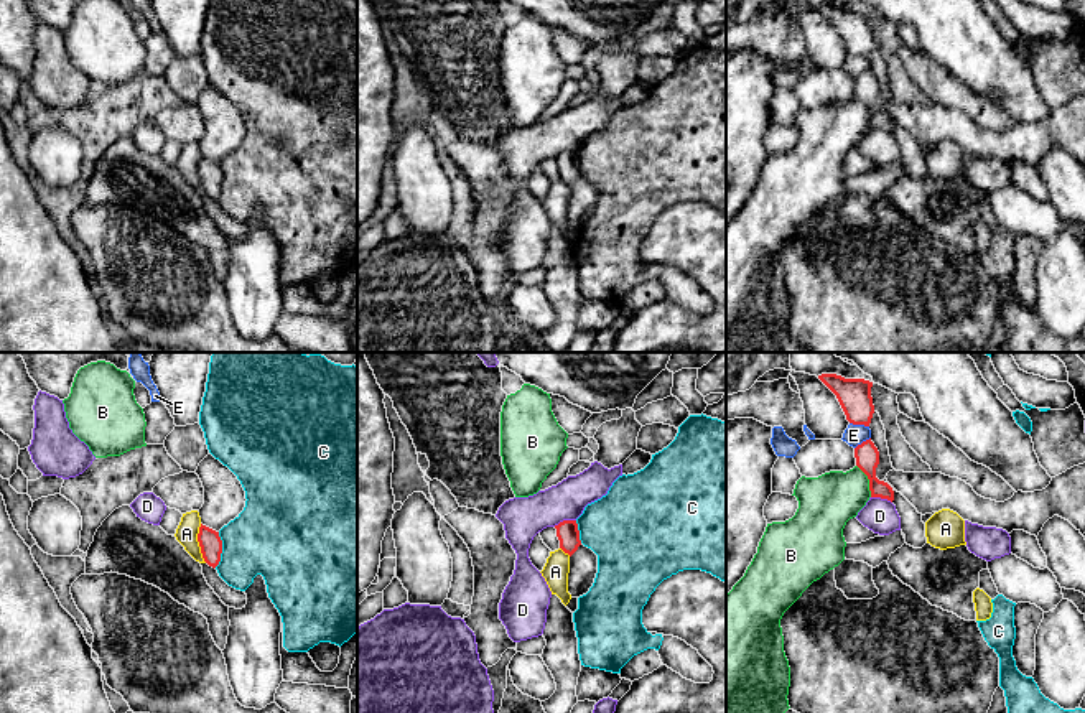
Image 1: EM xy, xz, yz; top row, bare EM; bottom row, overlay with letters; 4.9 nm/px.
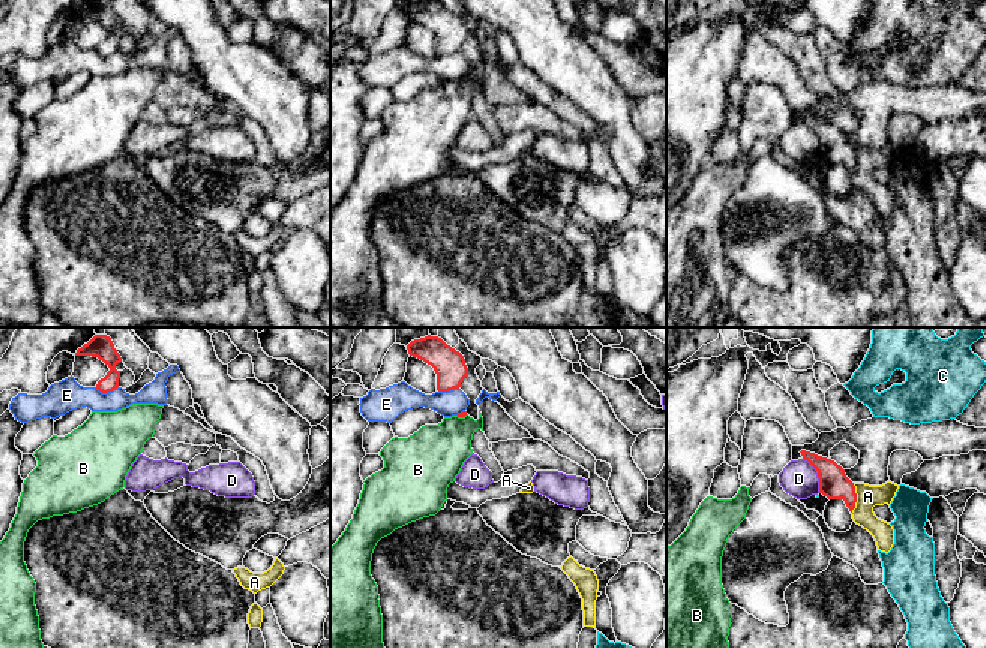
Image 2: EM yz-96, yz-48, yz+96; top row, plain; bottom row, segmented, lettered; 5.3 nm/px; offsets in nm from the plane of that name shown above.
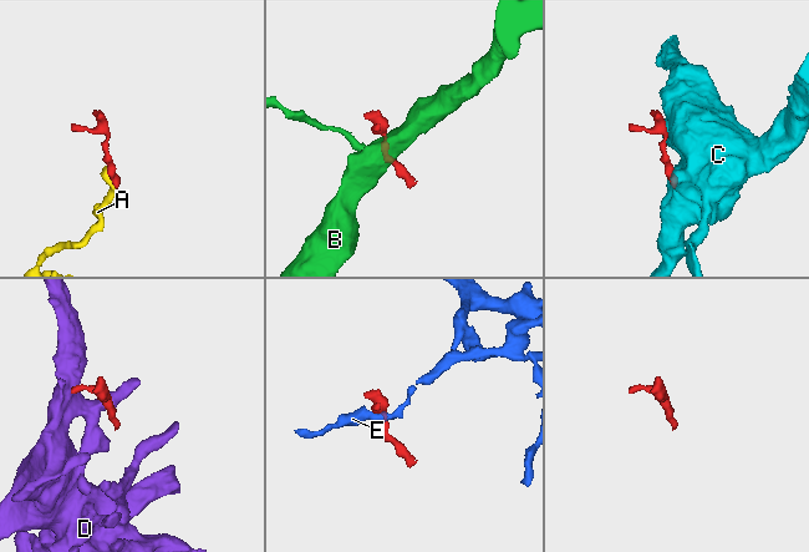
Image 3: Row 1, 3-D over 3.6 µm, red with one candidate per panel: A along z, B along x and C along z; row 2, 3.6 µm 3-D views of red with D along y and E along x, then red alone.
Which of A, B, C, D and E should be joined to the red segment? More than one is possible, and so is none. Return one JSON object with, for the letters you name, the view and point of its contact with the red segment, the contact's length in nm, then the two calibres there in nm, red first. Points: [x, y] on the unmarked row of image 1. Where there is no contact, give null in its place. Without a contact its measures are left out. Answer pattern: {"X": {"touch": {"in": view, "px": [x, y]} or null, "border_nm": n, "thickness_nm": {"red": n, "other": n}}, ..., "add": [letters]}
{"add": []}

